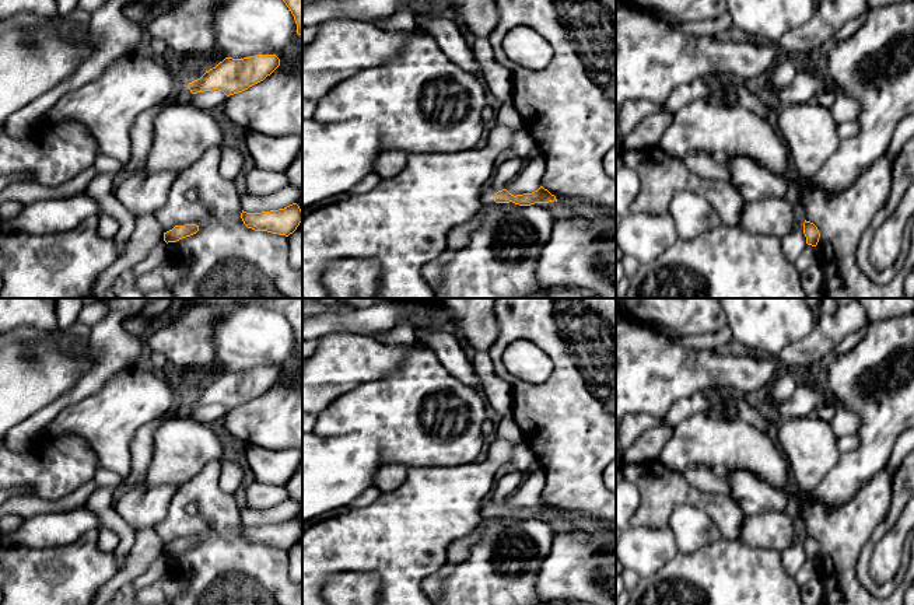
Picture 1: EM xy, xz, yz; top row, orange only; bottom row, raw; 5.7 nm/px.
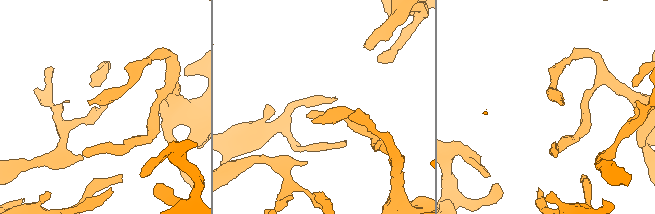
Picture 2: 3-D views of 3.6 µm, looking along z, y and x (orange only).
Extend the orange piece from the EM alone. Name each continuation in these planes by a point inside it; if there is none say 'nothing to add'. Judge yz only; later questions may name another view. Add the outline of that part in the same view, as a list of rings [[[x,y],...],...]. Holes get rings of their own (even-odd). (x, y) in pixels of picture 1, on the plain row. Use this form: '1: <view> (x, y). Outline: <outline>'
nothing to add

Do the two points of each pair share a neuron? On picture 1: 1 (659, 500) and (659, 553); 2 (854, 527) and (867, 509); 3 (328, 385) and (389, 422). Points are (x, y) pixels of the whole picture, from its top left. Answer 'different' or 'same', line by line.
1: different
2: same
3: different

